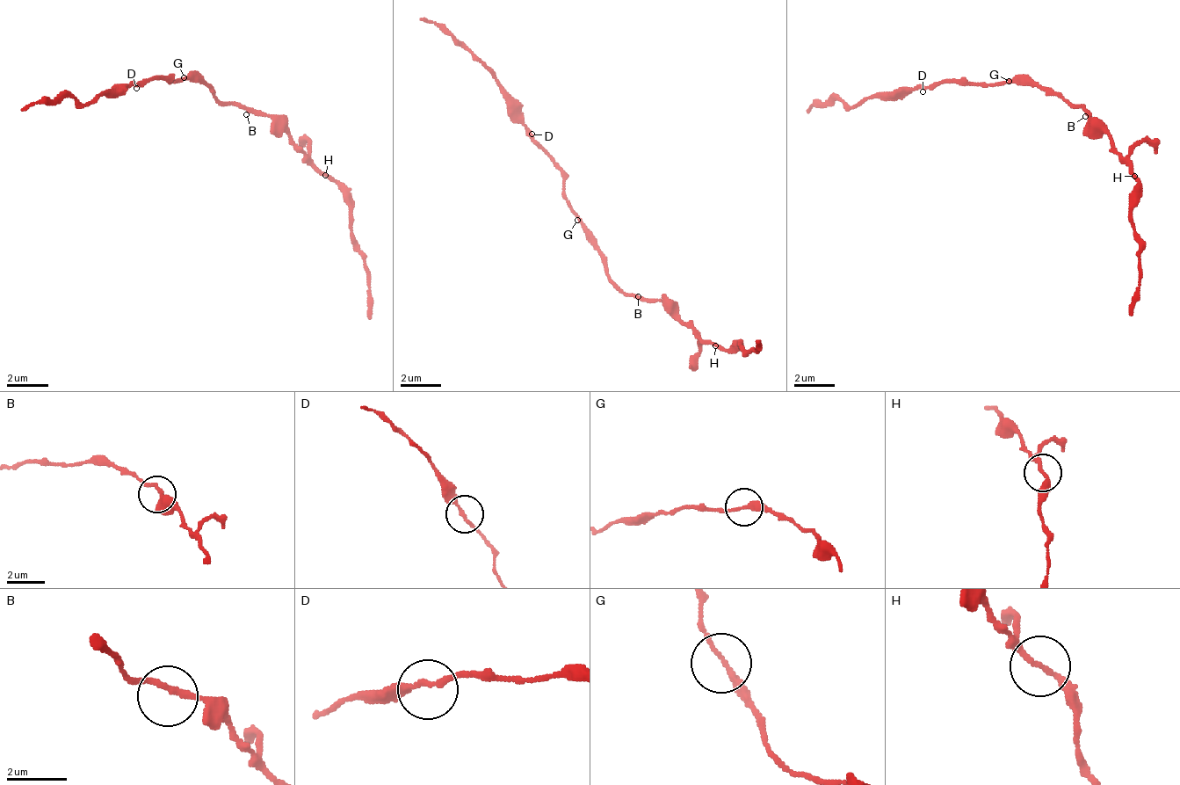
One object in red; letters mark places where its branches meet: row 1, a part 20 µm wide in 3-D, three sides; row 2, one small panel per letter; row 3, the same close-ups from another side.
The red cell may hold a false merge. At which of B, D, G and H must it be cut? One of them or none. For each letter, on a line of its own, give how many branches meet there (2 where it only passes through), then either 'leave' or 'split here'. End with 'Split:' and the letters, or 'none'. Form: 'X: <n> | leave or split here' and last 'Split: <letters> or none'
B: 2 | leave
D: 2 | leave
G: 2 | leave
H: 2 | leave
Split: none

